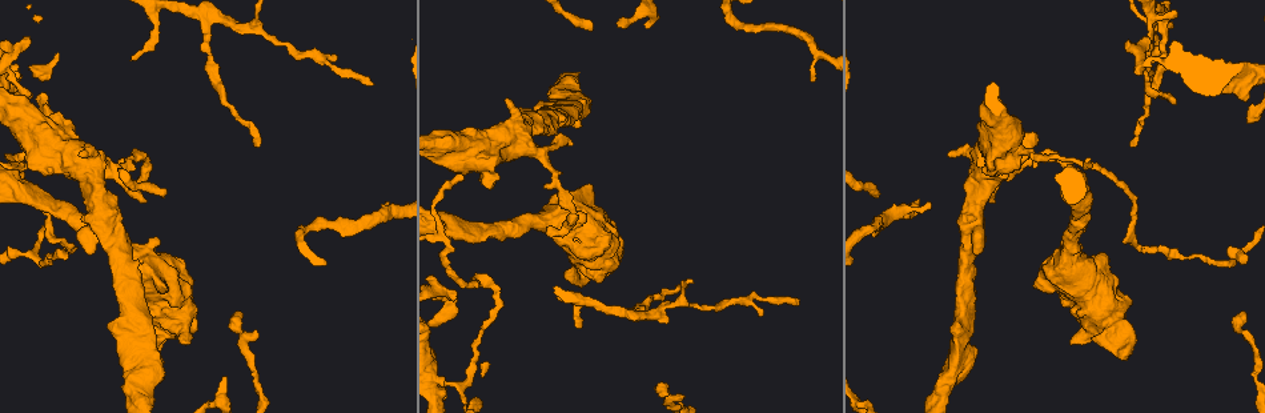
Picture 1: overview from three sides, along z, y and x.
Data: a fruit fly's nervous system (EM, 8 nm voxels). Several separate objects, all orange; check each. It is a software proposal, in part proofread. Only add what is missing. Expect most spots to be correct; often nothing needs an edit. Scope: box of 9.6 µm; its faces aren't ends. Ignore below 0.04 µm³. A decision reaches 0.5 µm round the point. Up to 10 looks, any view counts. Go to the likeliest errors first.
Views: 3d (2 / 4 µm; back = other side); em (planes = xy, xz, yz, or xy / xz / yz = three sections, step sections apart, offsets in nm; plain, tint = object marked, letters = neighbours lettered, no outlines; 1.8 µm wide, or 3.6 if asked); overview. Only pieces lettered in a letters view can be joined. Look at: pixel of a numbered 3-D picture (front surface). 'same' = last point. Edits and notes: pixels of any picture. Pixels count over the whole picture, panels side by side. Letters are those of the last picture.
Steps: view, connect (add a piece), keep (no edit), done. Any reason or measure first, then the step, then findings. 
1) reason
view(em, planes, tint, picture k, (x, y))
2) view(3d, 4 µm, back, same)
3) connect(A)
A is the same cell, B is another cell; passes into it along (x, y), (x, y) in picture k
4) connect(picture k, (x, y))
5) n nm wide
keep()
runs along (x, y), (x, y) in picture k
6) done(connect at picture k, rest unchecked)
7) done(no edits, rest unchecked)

abrupt turn
view(em, yz, step 8, tint, picture 1, (13, 168))

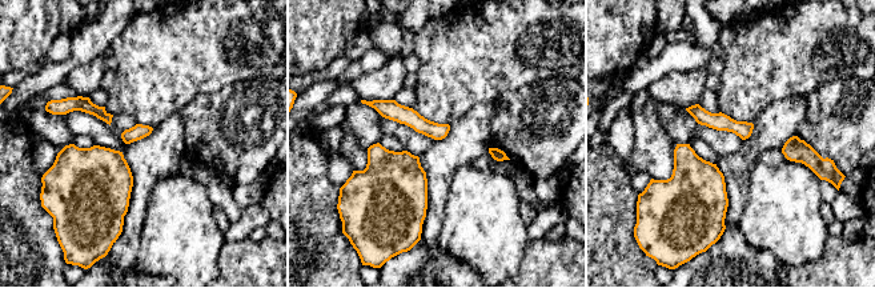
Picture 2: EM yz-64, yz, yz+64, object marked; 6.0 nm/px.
view(em, planes, tint, same)

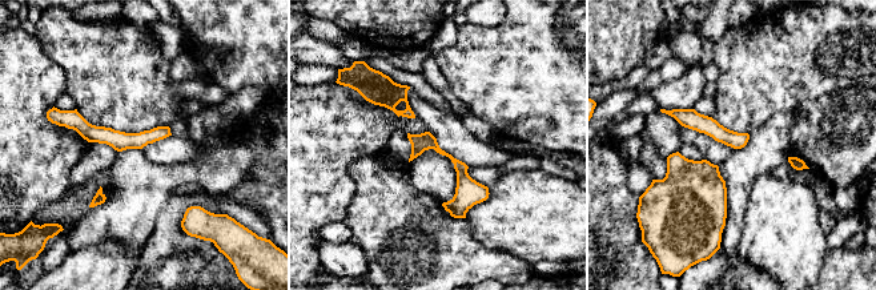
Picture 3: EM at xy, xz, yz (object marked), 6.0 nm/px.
see the neighbours
view(em, planes, letters, same)

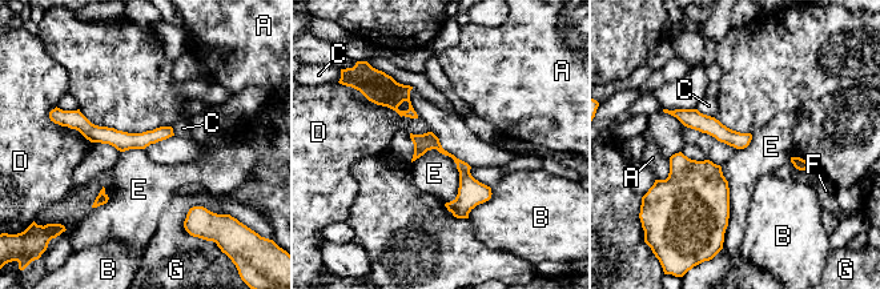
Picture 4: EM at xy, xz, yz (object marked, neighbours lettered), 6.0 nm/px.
keep()
A, B, C, D, E, F and G are other cells; border along (412, 161), (447, 155), (455, 199) in picture 4; none of them fits

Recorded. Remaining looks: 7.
end of a long branch
view(3d, 2 µm, picture 1, (548, 230))

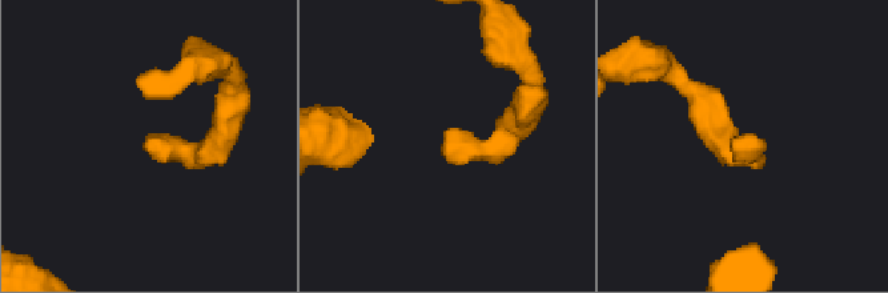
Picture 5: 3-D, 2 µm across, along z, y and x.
shape alone is not enough
view(em, xz, step 4, letters, picture 5, (147, 139))

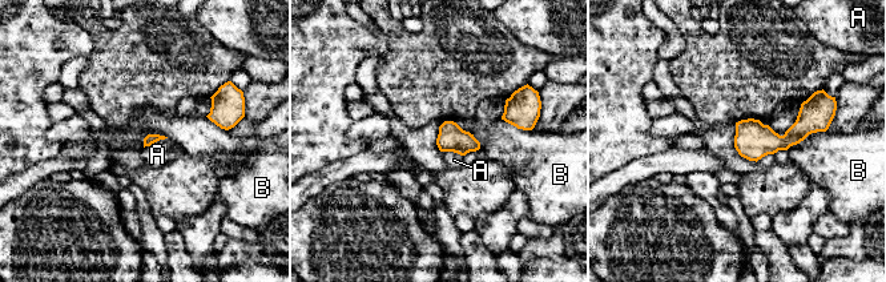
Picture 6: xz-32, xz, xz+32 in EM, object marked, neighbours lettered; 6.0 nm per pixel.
cut it another way
view(em, planes, letters, same)

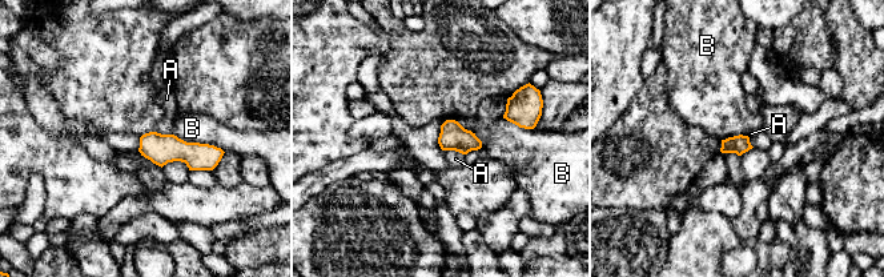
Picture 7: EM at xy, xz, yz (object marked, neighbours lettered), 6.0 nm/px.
keep()
A and B are other cells; border along (172, 133), (225, 152) in picture 7; none of them fits

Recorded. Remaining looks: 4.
branch stops here
view(3d, 4 µm, picture 1, (449, 298))

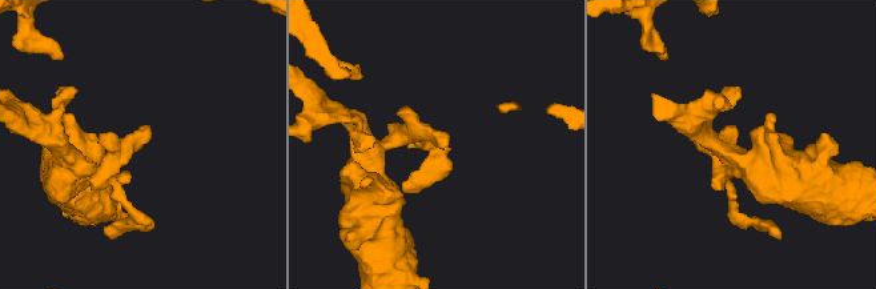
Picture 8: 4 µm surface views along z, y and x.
view(em, xz, step 4, letters, picture 8, (142, 129))

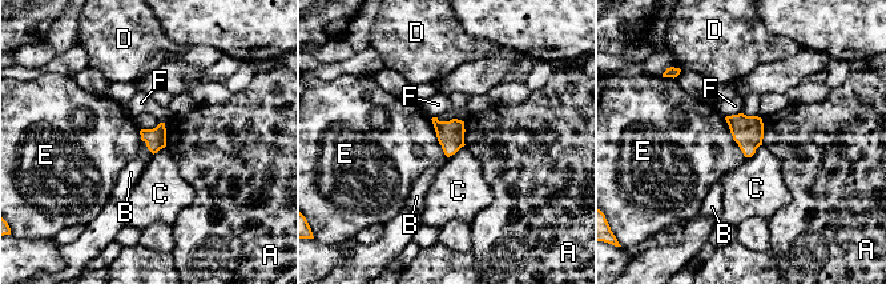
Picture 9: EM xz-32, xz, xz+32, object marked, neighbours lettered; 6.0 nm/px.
keep()
A, B, C, D, E and F are other cells; border along (141, 139), (153, 154) in picture 9; no lettered piece goes on from it

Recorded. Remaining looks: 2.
an open end
view(3d, 2 µm, picture 1, (812, 79))

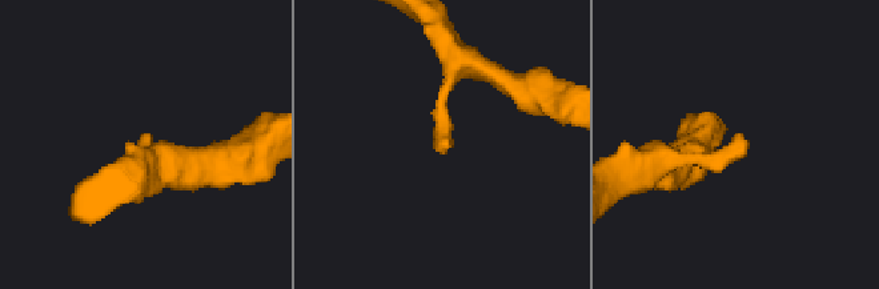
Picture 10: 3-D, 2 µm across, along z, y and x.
view(em, planes, letters, picture 10, (442, 150))

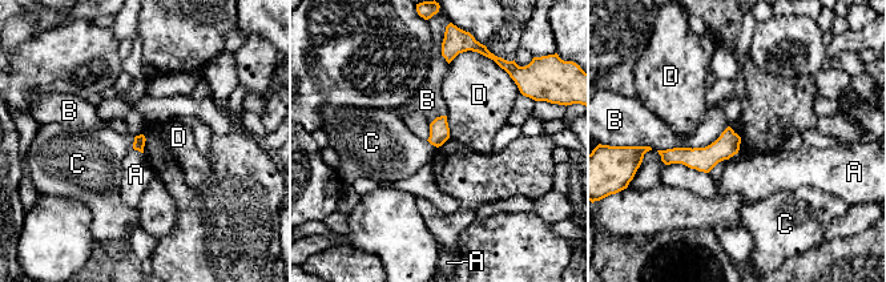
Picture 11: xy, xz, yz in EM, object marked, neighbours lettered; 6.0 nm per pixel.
keep()
A, B, C and D are other cells; runs along (737, 140), (711, 156), (664, 157) in picture 11; no lettered piece goes on from it

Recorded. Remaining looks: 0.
done(no edits, rest unchecked)

